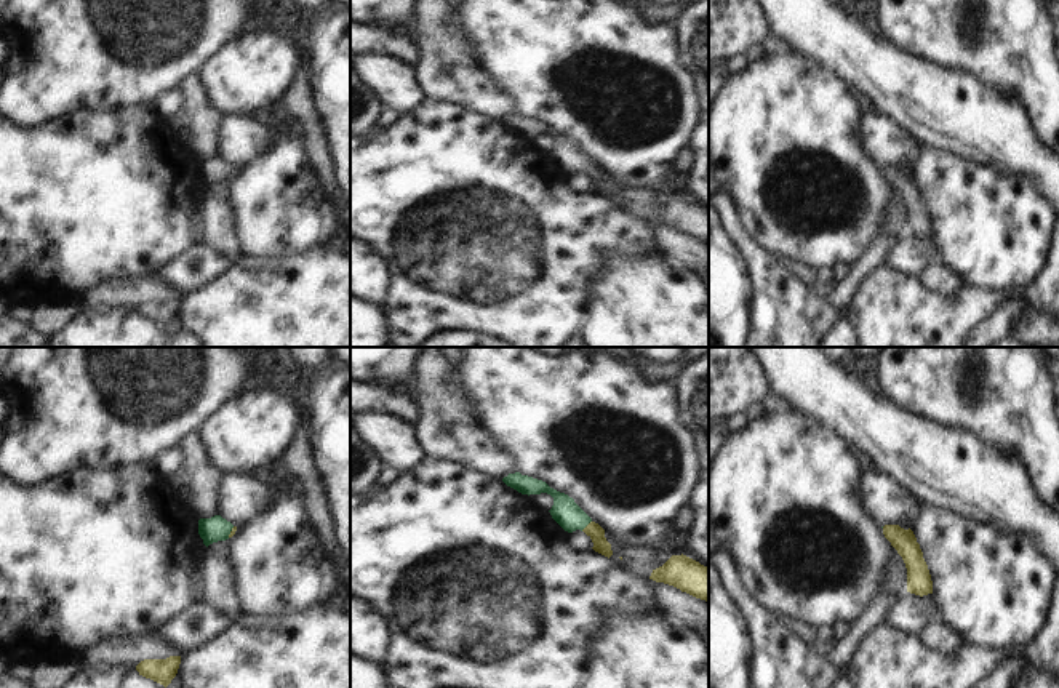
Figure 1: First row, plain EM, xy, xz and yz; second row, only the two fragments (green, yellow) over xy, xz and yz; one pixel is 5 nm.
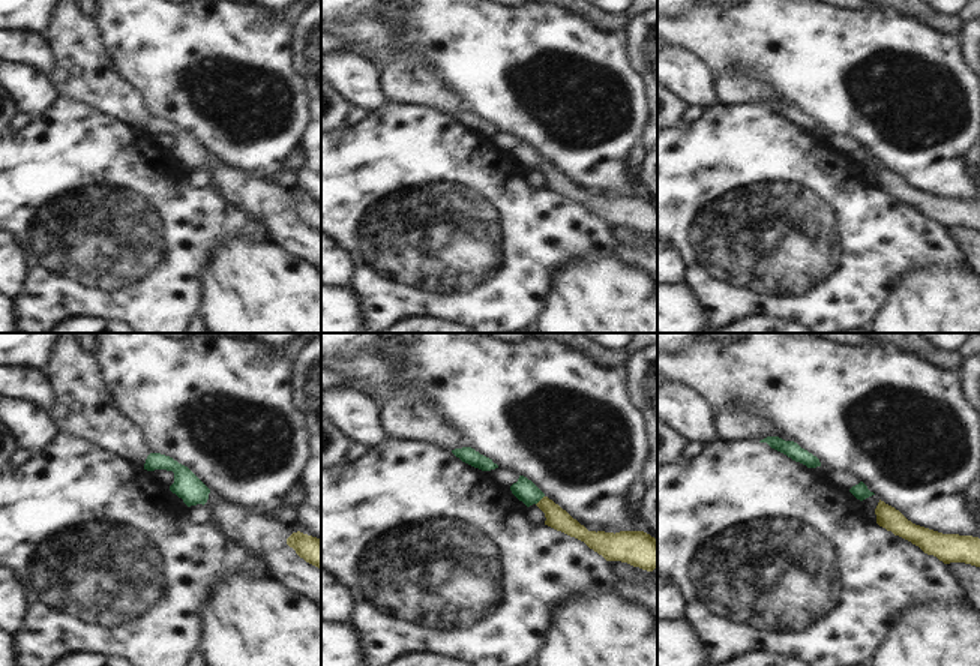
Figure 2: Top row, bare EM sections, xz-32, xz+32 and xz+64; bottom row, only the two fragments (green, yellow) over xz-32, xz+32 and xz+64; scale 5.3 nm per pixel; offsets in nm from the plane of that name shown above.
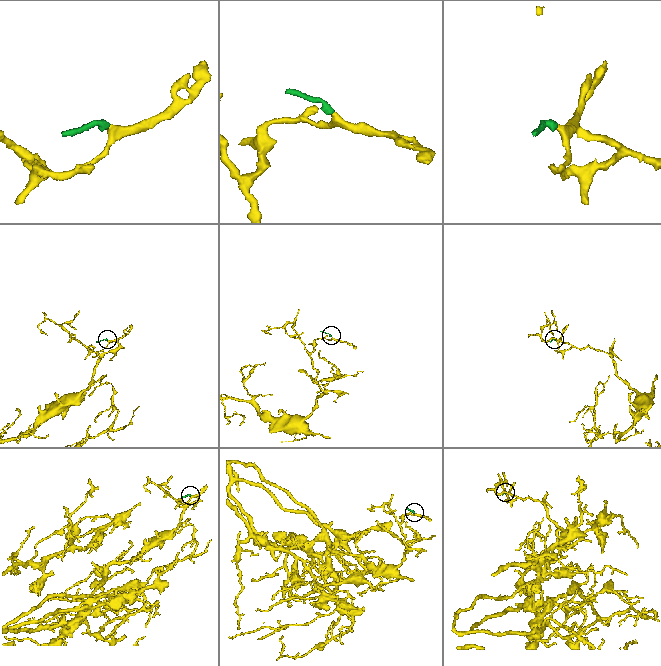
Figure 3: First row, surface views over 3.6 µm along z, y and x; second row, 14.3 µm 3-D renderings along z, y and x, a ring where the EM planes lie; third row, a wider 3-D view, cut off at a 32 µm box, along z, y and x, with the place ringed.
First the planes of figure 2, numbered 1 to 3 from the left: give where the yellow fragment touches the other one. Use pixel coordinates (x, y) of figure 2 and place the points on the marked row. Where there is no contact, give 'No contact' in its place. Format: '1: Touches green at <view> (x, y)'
1: No contact
2: Touches green at xz+32 (541, 498)
3: No contact.

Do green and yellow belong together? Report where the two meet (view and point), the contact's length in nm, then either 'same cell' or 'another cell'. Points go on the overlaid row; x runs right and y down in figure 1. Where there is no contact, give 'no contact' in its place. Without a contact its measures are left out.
meets green in xz at (586, 525); contact 80 nm long; same cell

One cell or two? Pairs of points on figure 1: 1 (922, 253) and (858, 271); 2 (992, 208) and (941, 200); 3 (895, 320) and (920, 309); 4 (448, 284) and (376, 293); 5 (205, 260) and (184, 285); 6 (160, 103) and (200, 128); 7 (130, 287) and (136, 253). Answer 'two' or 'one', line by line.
1: two
2: one
3: one
4: two
5: one
6: two
7: two

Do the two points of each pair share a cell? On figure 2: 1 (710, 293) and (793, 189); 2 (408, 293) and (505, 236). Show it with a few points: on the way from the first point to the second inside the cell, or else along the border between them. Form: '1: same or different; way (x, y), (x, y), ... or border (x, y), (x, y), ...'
1: same; way (721, 267), (725, 257), (767, 215)
2: same; way (432, 269), (444, 257), (480, 257)

